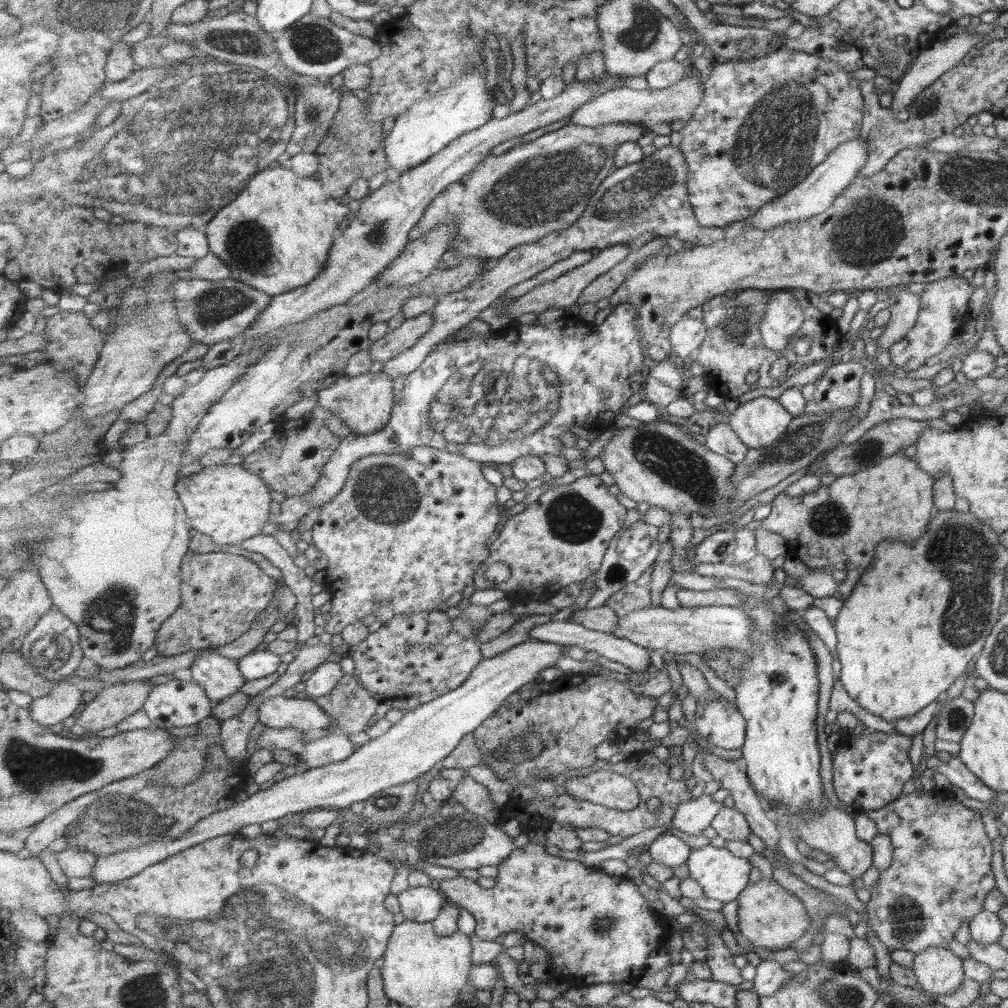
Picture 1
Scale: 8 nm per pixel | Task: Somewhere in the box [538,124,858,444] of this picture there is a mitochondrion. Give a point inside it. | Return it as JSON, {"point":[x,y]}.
{"point":[636,200]}

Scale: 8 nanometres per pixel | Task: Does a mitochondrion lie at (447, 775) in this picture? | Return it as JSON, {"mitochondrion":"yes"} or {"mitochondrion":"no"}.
{"mitochondrion":"no"}

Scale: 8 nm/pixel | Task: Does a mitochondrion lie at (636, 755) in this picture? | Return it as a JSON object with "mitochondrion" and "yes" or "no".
{"mitochondrion":"no"}

